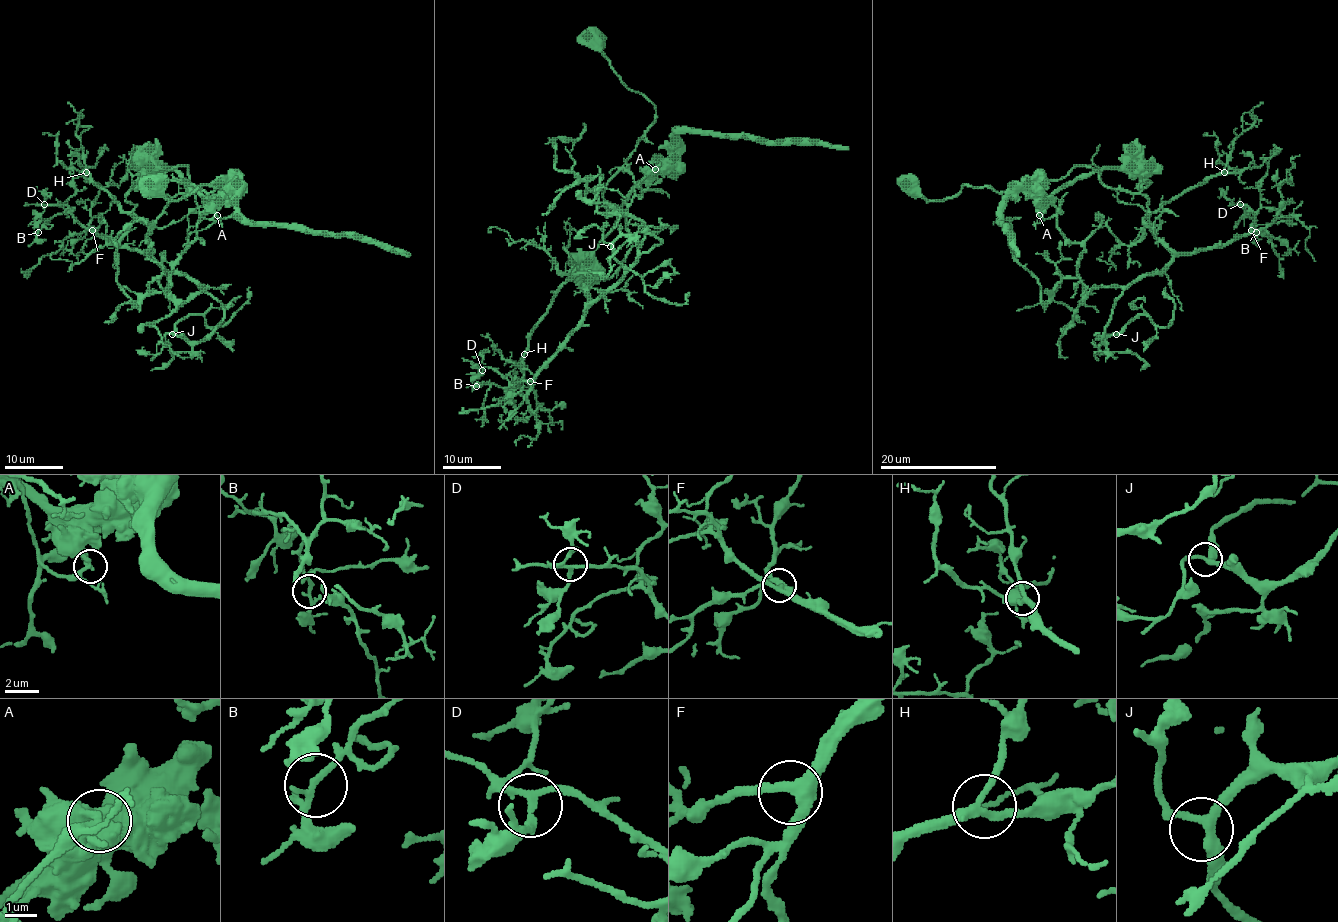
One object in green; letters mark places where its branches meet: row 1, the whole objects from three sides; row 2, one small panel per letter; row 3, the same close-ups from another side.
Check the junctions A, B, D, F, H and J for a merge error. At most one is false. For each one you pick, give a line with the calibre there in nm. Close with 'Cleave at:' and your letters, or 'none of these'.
A: calibre 170 nm
Cleave at: A

